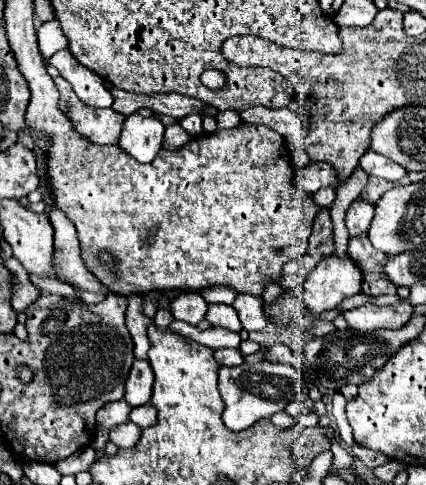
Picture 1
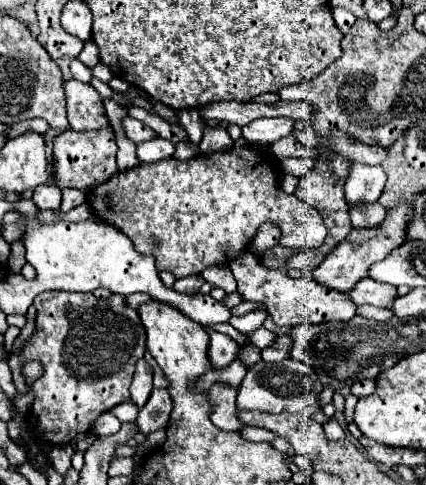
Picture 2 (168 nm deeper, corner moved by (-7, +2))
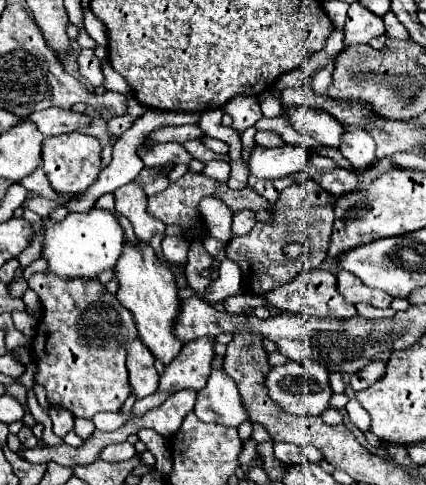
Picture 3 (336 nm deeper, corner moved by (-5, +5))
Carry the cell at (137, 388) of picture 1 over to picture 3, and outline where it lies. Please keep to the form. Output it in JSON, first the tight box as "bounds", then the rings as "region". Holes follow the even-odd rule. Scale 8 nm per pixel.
{"bounds":[121,339,159,399],"region":[[[133,339],[133,345],[121,345],[127,353],[127,371],[129,371],[129,383],[133,387],[133,393],[137,399],[143,399],[147,395],[153,395],[159,385],[159,373],[153,367],[153,353],[147,345],[141,343],[141,339]]]}

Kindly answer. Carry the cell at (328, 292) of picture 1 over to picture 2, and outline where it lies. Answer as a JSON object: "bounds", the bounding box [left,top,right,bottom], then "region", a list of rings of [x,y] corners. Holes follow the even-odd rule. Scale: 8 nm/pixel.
{"bounds":[313,202,409,294],"region":[[[401,202],[395,208],[391,208],[387,212],[387,218],[383,222],[383,226],[373,228],[373,230],[351,230],[349,236],[315,268],[313,275],[315,280],[331,290],[343,292],[347,294],[359,280],[363,280],[371,268],[371,264],[375,264],[377,260],[387,258],[395,248],[399,248],[405,242],[405,226],[409,220],[409,204]]]}

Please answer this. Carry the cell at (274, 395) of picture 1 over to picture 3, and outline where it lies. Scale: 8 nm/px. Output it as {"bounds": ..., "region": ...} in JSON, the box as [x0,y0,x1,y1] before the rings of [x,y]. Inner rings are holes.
{"bounds":[265,361,333,415],"region":[[[289,361],[287,365],[273,367],[265,383],[271,399],[275,399],[291,415],[321,415],[329,409],[333,391],[329,387],[329,371],[325,365],[317,365],[315,361]]]}

